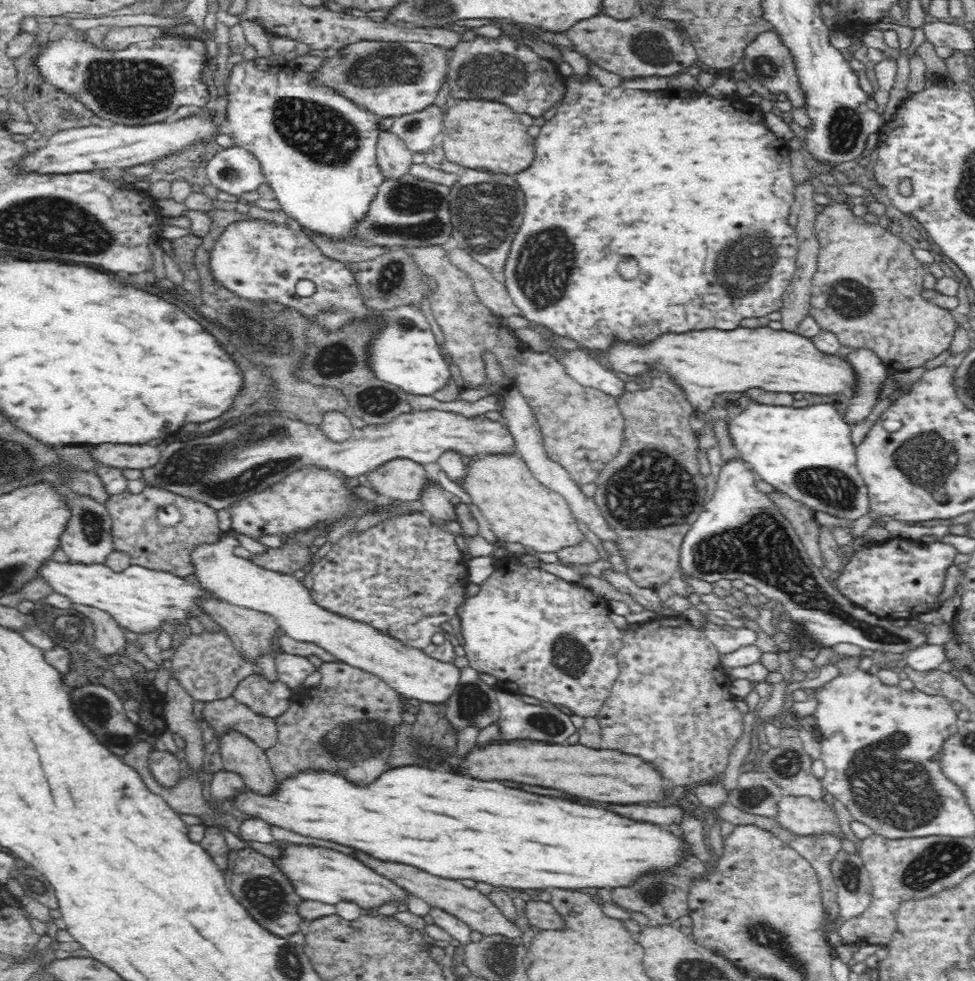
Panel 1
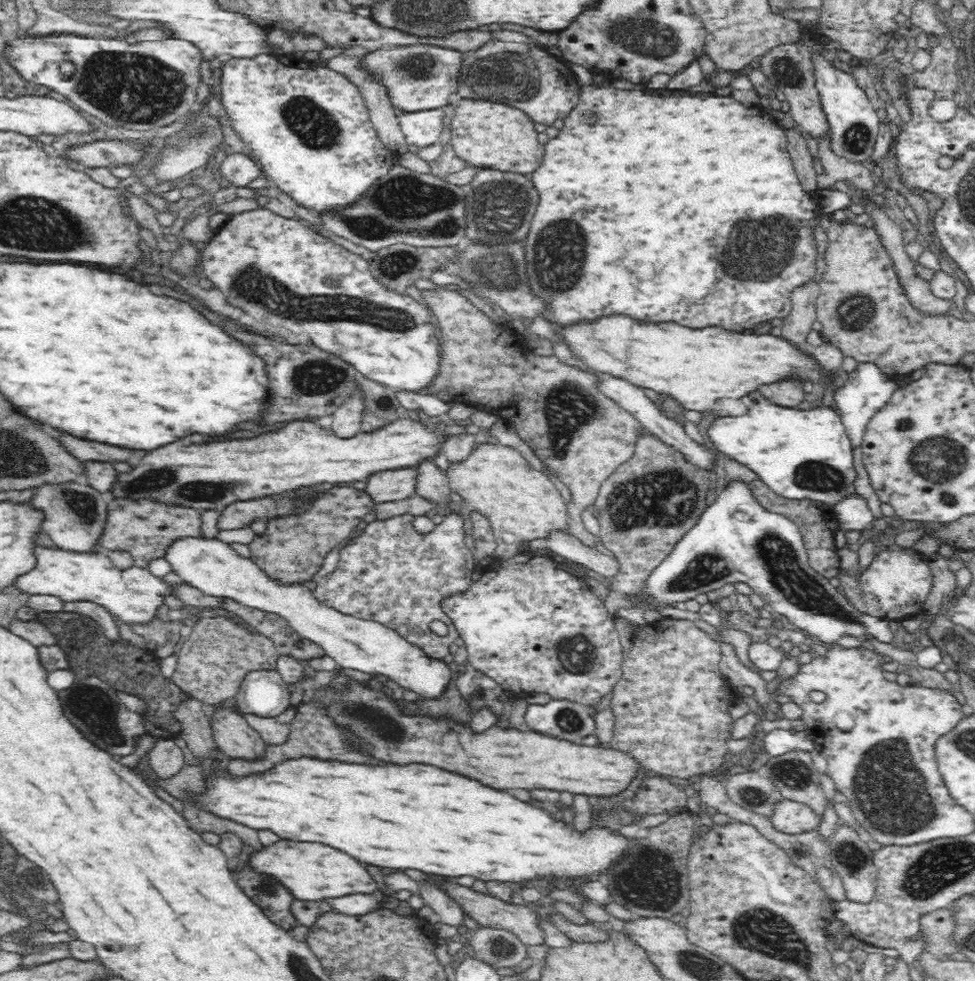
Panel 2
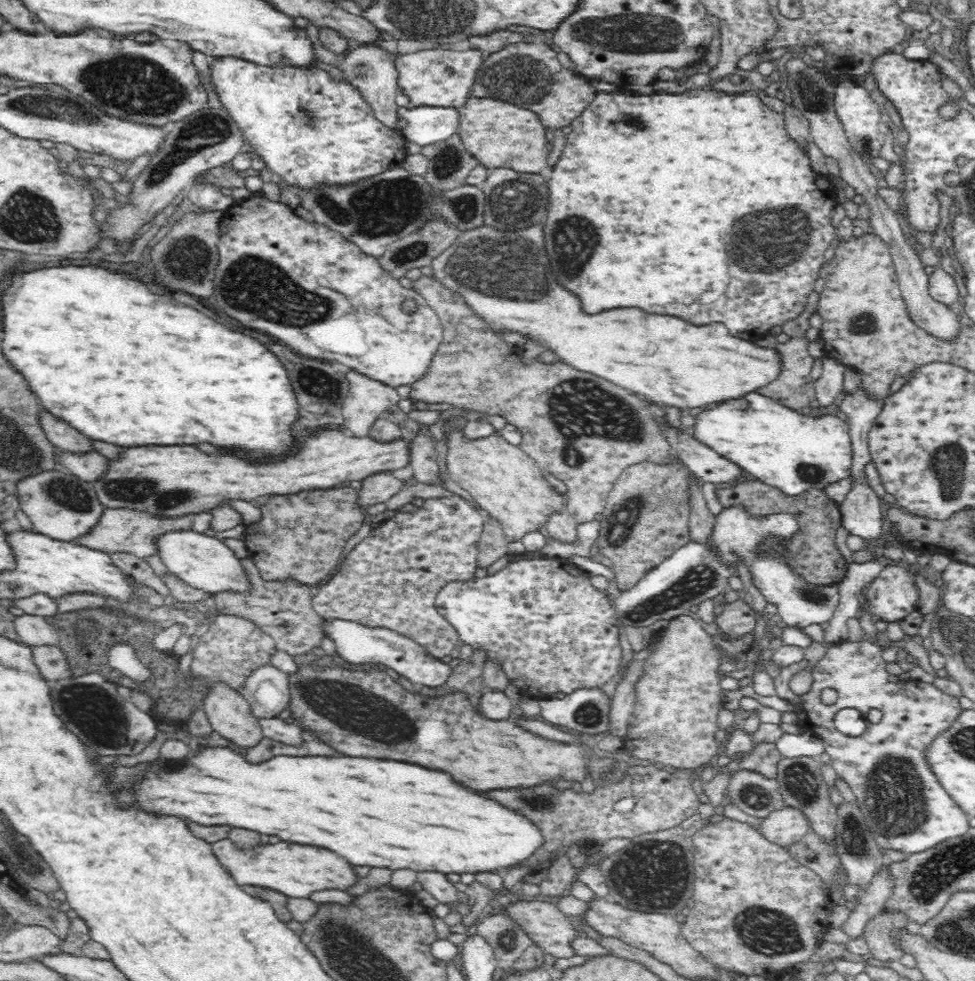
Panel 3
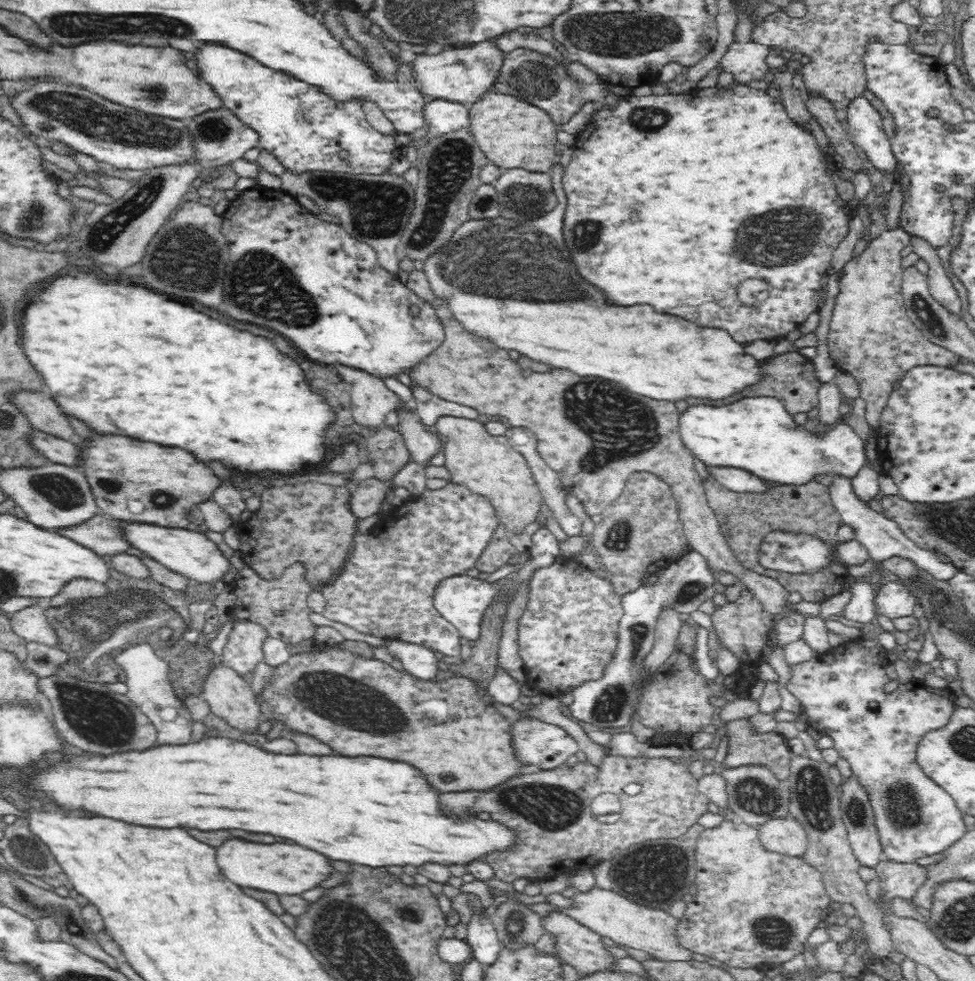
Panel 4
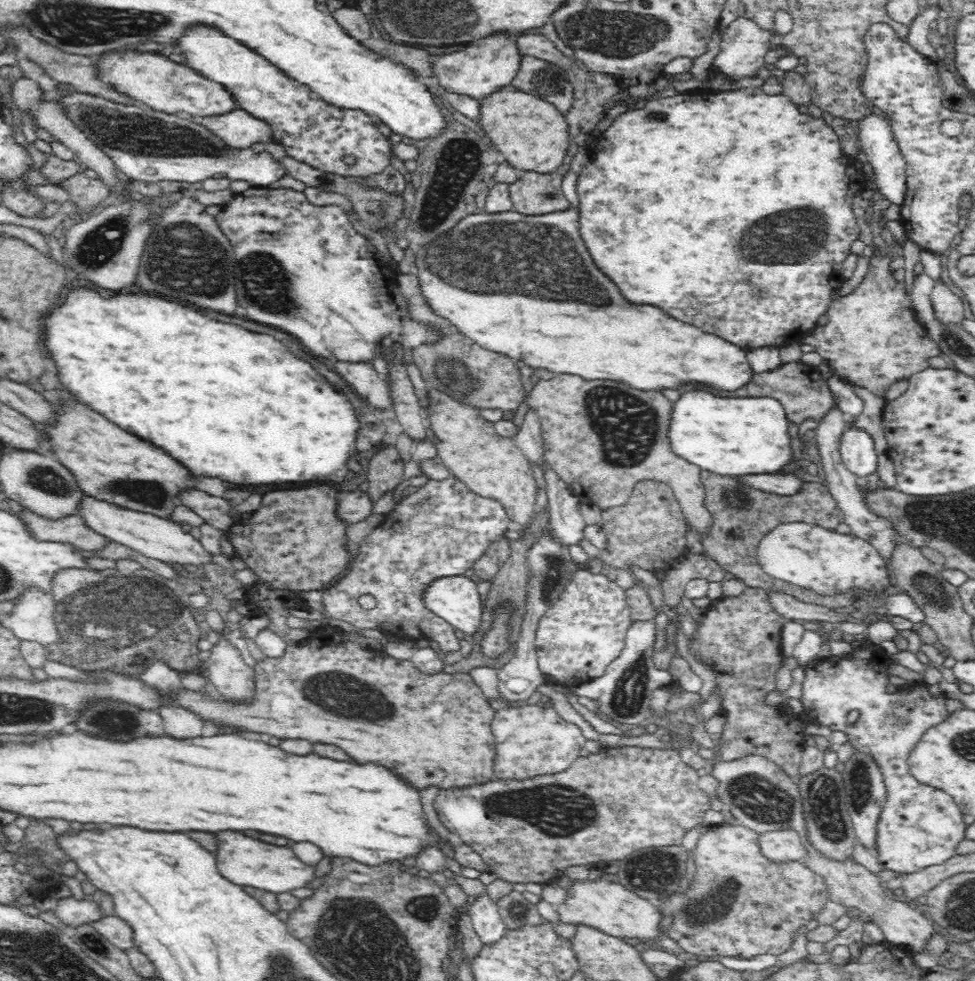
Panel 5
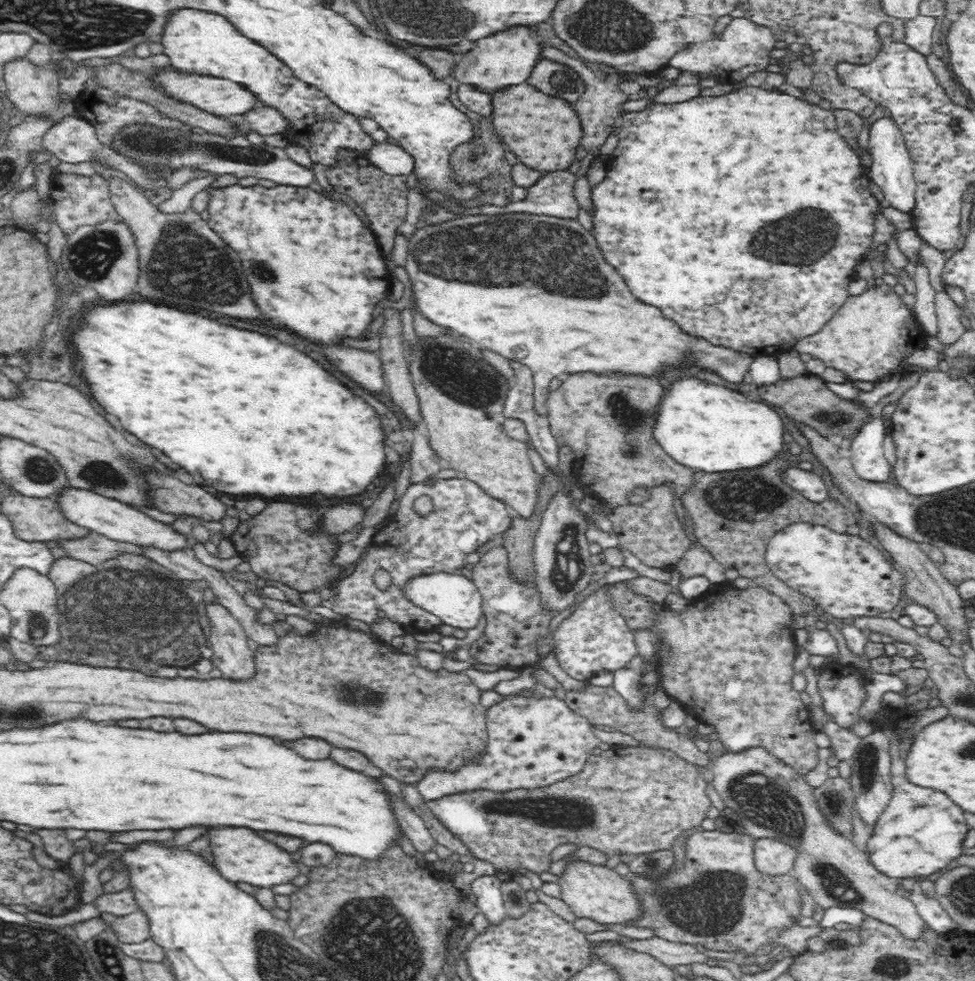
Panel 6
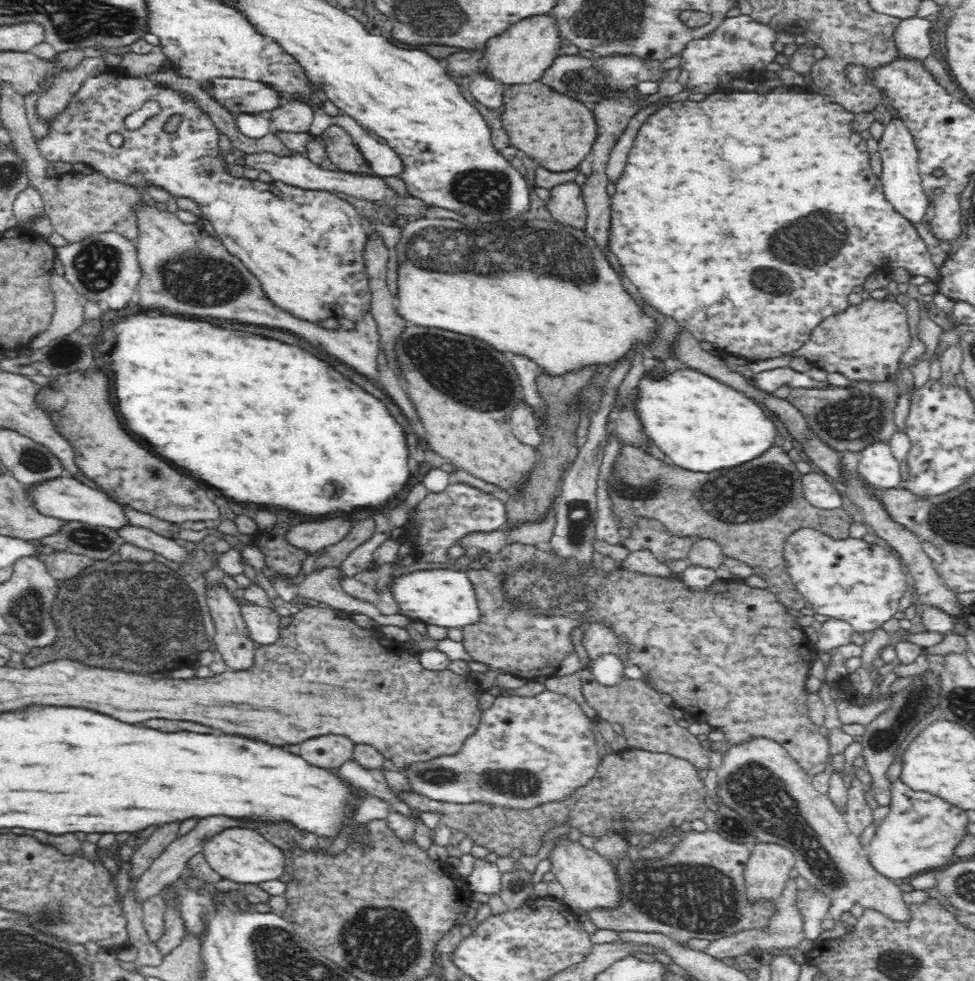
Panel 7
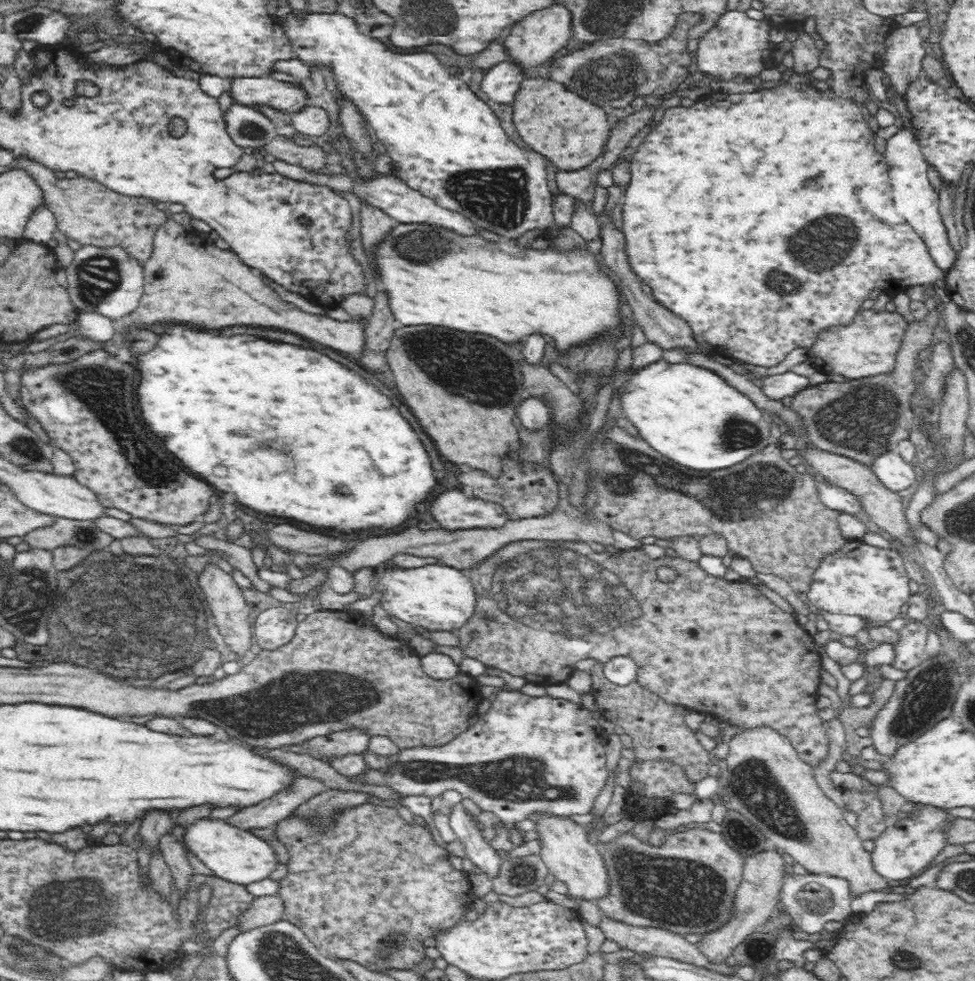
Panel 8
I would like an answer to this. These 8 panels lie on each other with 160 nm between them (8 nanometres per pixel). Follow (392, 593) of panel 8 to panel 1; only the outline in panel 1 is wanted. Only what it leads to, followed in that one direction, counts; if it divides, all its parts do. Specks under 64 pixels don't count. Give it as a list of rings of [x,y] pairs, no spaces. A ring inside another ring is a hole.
[[[498,560],[498,568],[480,585],[480,591],[457,607],[461,620],[461,632],[466,652],[465,659],[478,673],[490,674],[498,680],[516,682],[528,690],[526,694],[540,701],[568,706],[574,716],[596,717],[612,692],[617,680],[618,650],[622,647],[625,633],[614,625],[611,609],[602,604],[590,606],[590,589],[582,584],[570,583],[542,570],[540,567],[522,566],[512,560]]]

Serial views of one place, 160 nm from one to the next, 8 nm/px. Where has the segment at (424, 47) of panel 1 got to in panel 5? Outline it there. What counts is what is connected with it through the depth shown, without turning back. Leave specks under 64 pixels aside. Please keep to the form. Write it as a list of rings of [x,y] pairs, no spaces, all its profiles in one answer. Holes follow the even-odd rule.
[[[498,34],[484,40],[474,40],[464,50],[442,54],[442,56],[431,56],[431,77],[435,79],[438,86],[444,88],[444,92],[469,96],[480,102],[484,96],[510,84],[510,80],[514,78],[514,72],[518,70],[521,59],[514,44],[515,42],[512,42],[508,36]]]

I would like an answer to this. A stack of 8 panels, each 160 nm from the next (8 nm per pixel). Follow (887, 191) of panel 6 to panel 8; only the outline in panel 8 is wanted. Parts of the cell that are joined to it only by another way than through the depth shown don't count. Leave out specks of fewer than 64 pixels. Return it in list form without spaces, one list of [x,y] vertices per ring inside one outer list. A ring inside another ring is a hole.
[[[902,127],[894,136],[888,138],[885,149],[883,160],[886,161],[888,168],[894,208],[899,216],[921,236],[934,261],[946,274],[957,253],[950,245],[946,227],[939,212],[939,196],[927,177],[928,166],[924,161],[918,140],[911,128]]]

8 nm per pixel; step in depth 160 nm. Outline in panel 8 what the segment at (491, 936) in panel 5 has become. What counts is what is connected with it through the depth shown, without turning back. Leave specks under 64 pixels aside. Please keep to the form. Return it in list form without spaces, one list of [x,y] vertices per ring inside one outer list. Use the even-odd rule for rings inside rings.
[[[459,803],[453,806],[449,825],[457,840],[464,845],[466,858],[470,859],[488,880],[494,880],[500,874],[502,861],[490,841],[484,839],[477,818]]]

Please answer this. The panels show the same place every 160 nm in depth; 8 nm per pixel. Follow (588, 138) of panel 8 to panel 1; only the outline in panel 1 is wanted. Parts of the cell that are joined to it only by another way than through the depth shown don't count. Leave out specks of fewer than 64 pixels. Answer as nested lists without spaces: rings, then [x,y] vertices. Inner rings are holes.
[[[455,99],[443,114],[443,124],[437,138],[448,162],[460,167],[484,171],[492,168],[491,174],[516,174],[530,166],[534,158],[534,144],[528,130],[514,112],[504,103],[474,99]]]

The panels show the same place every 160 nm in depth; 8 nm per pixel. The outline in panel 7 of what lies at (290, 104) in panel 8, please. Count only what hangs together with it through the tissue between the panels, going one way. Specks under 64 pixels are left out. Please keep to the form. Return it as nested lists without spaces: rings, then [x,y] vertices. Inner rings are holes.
[[[208,79],[207,94],[222,108],[236,115],[259,114],[282,104],[269,84],[246,79]]]

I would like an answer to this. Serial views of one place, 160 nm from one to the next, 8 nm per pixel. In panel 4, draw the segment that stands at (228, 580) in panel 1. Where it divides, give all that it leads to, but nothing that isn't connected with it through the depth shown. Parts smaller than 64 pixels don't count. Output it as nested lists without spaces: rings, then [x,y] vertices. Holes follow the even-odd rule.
[[[125,522],[125,533],[134,547],[158,561],[162,566],[185,576],[187,579],[196,580],[200,584],[214,584],[222,580],[233,566],[230,559],[222,554],[222,550],[210,538],[207,538],[200,530],[192,531],[185,528],[164,528],[164,526],[152,526],[152,524],[136,524]],[[386,639],[380,648],[384,648],[393,659],[400,660],[404,672],[414,679],[432,681],[440,670],[434,652],[424,646],[399,639]]]

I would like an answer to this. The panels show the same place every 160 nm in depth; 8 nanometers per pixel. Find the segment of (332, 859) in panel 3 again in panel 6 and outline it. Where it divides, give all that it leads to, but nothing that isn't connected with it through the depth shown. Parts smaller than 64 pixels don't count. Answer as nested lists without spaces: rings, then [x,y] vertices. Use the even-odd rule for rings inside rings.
[[[216,828],[210,830],[210,846],[214,852],[214,864],[220,874],[230,882],[248,882],[260,888],[272,888],[278,884],[290,884],[300,876],[300,868],[292,854],[262,840],[248,828]]]

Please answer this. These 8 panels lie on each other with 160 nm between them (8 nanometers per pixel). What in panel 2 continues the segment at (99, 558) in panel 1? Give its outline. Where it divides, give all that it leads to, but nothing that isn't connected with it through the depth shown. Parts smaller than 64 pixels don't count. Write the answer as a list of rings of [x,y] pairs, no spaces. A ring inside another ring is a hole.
[[[69,482],[64,484],[44,484],[44,486],[34,486],[34,495],[31,498],[34,506],[44,509],[46,513],[45,523],[42,524],[44,532],[50,536],[56,547],[63,551],[79,552],[80,554],[92,554],[98,552],[100,538],[104,534],[108,518],[107,496],[94,490],[89,484],[82,482]]]

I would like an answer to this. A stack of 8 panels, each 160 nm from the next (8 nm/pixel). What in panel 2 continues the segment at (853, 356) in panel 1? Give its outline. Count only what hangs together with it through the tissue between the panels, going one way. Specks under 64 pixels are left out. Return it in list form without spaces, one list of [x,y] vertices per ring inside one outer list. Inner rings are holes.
[[[874,361],[856,364],[856,368],[848,373],[848,380],[835,392],[833,398],[835,406],[840,410],[841,422],[853,447],[861,444],[870,420],[888,404],[892,393],[897,388],[894,380],[890,380],[890,376],[884,373]]]

